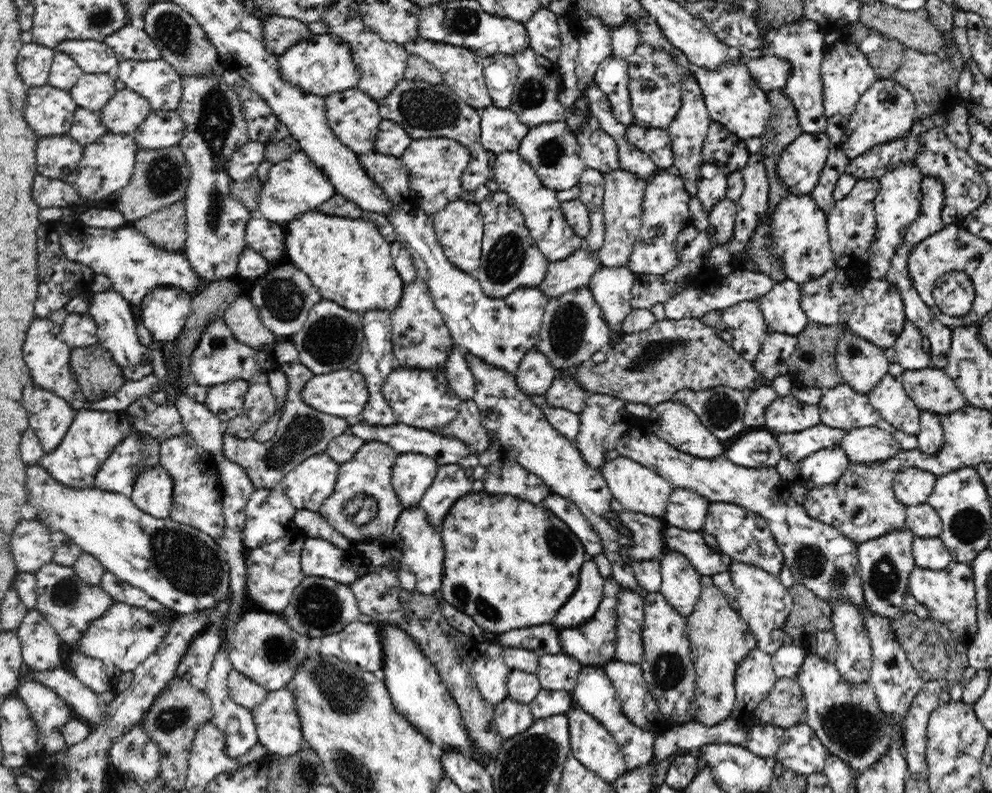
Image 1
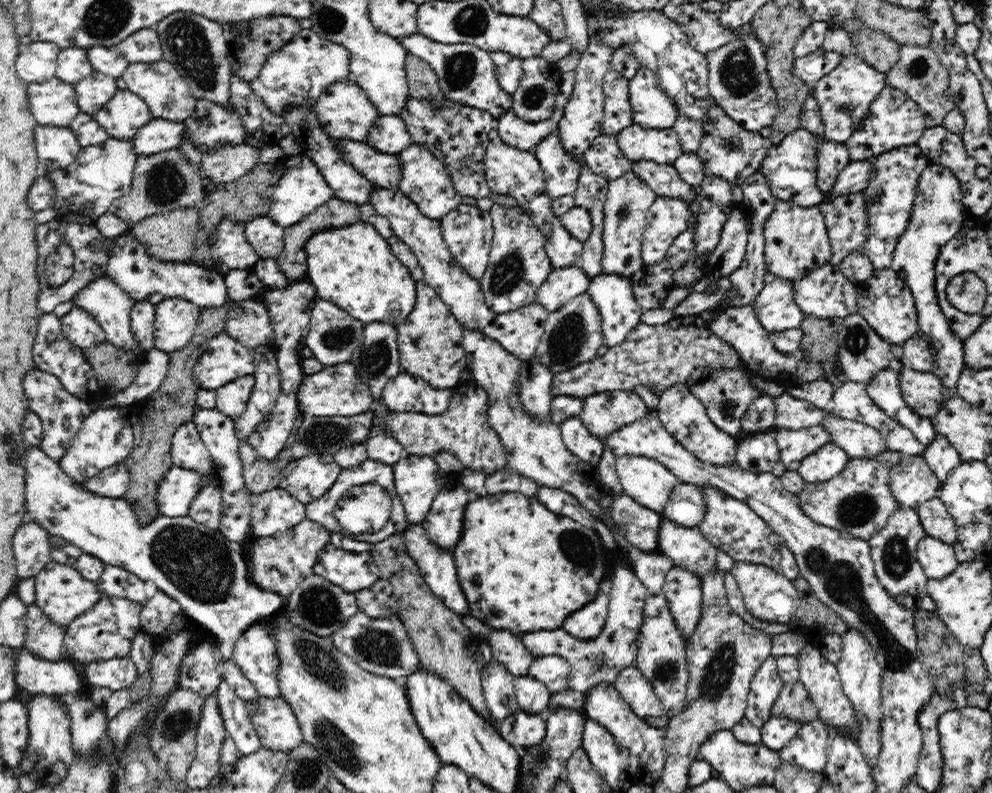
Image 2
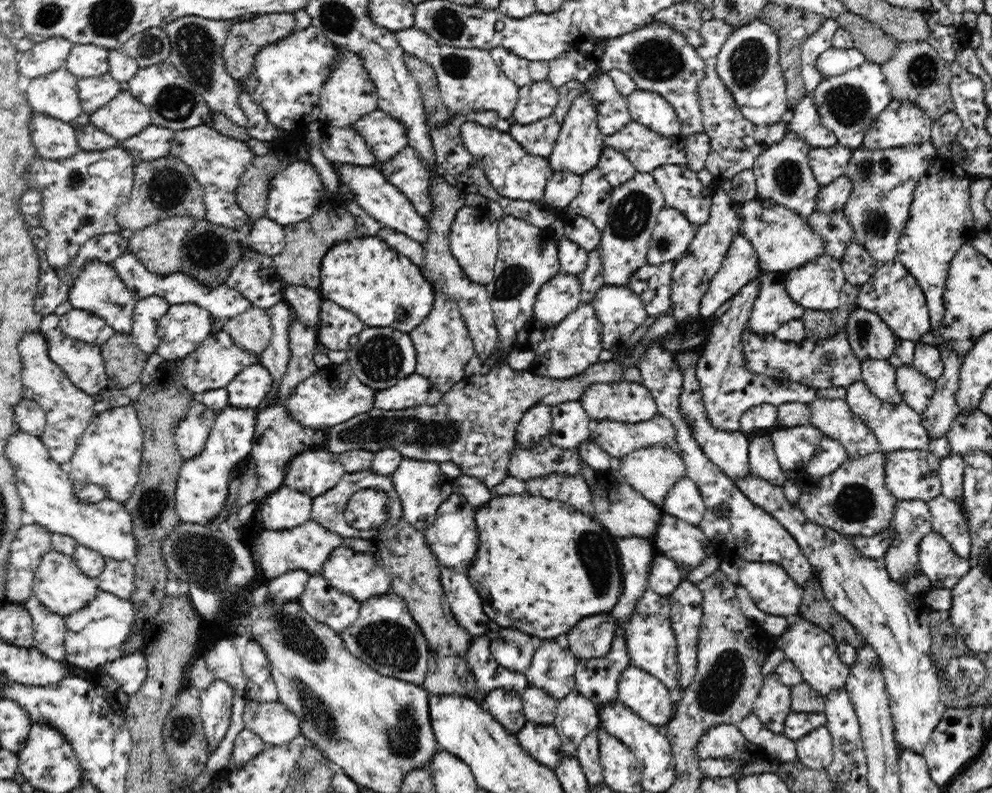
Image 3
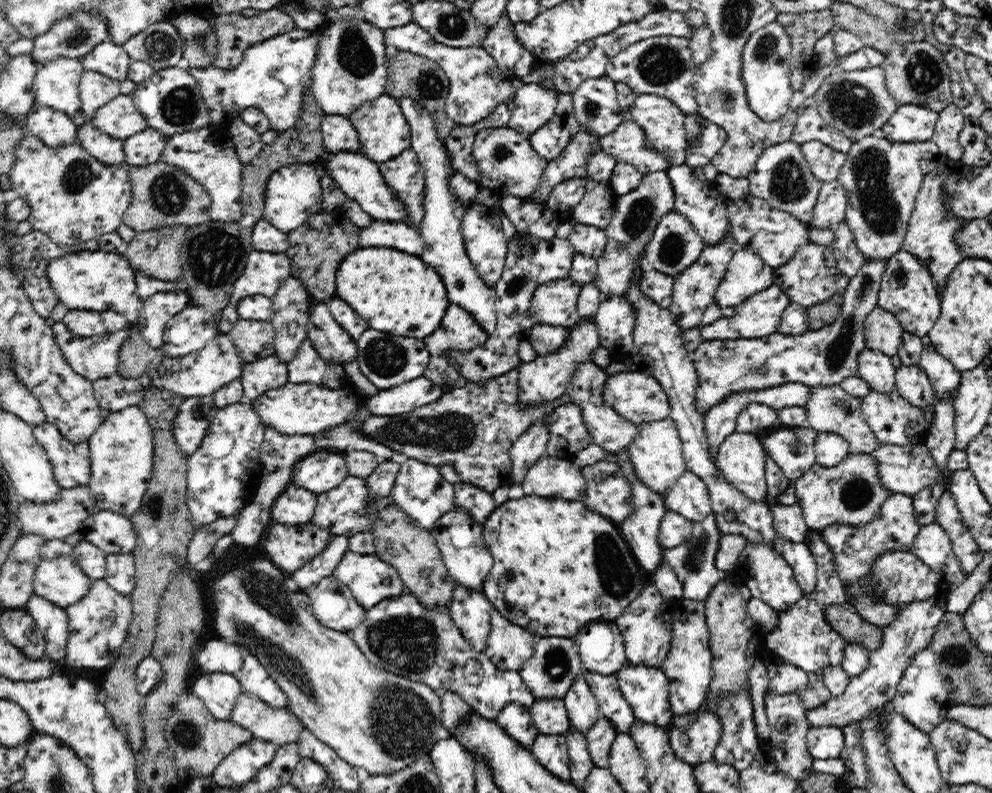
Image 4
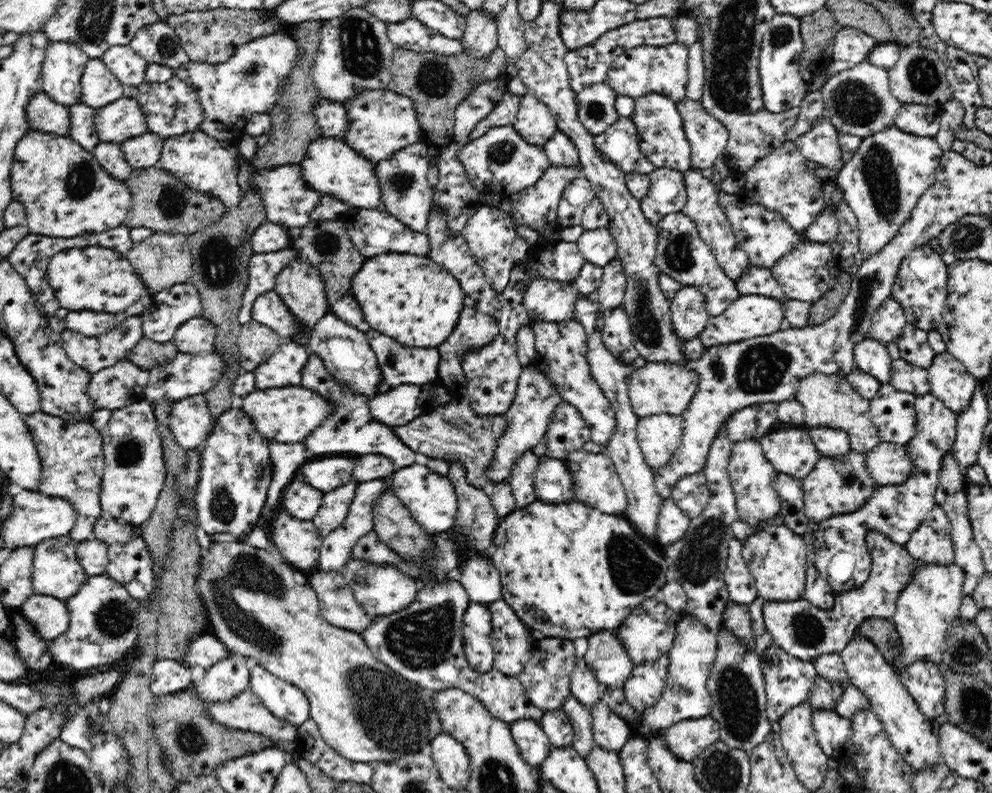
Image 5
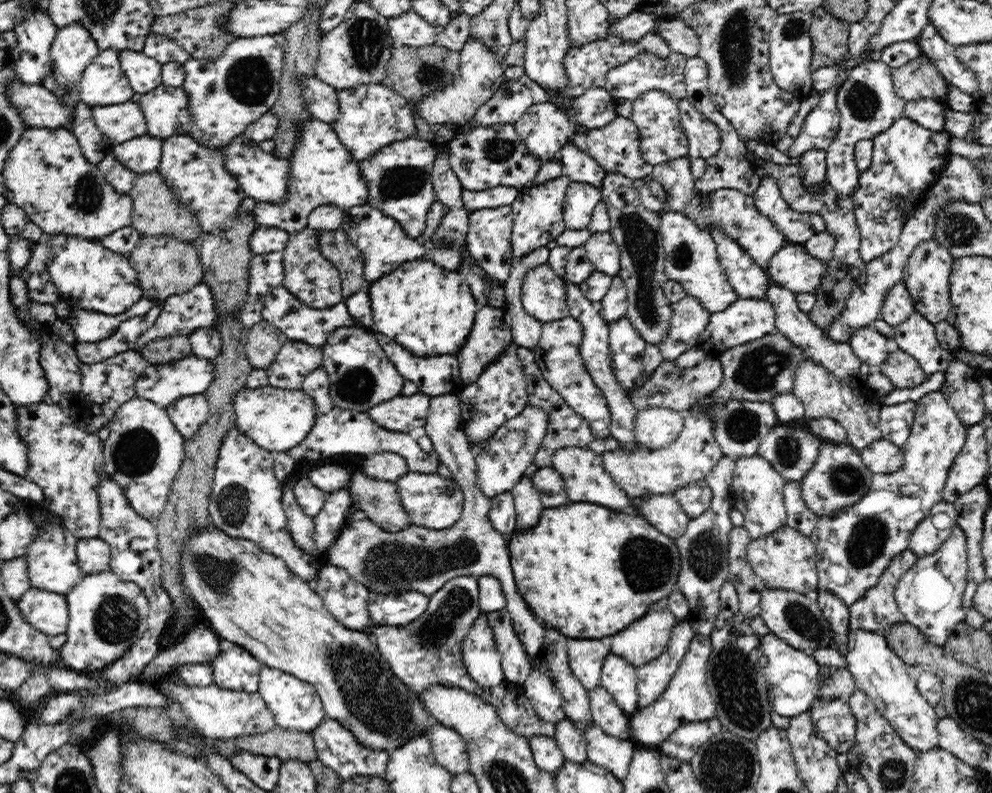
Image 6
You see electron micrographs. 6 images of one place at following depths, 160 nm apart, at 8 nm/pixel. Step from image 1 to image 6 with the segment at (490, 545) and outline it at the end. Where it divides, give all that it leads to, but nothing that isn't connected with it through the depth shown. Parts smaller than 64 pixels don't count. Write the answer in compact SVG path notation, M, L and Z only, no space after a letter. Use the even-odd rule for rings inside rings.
M570 502L557 508L544 508L540 512L537 524L532 527L516 528L509 535L508 549L510 554L510 567L516 581L516 589L528 609L542 622L545 628L560 631L570 639L601 639L603 636L614 636L620 630L626 629L632 622L637 622L648 612L651 604L660 599L665 599L668 594L675 590L676 580L681 565L679 549L673 544L673 540L656 531L645 519L633 511L609 510L604 506L596 506L588 502Z

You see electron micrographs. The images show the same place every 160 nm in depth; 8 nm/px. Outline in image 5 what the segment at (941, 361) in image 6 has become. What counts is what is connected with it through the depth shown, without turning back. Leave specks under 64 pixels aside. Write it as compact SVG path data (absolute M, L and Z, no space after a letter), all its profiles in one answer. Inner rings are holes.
M907 324L897 340L901 358L913 364L915 367L927 369L932 364L934 351L926 342L926 331Z

